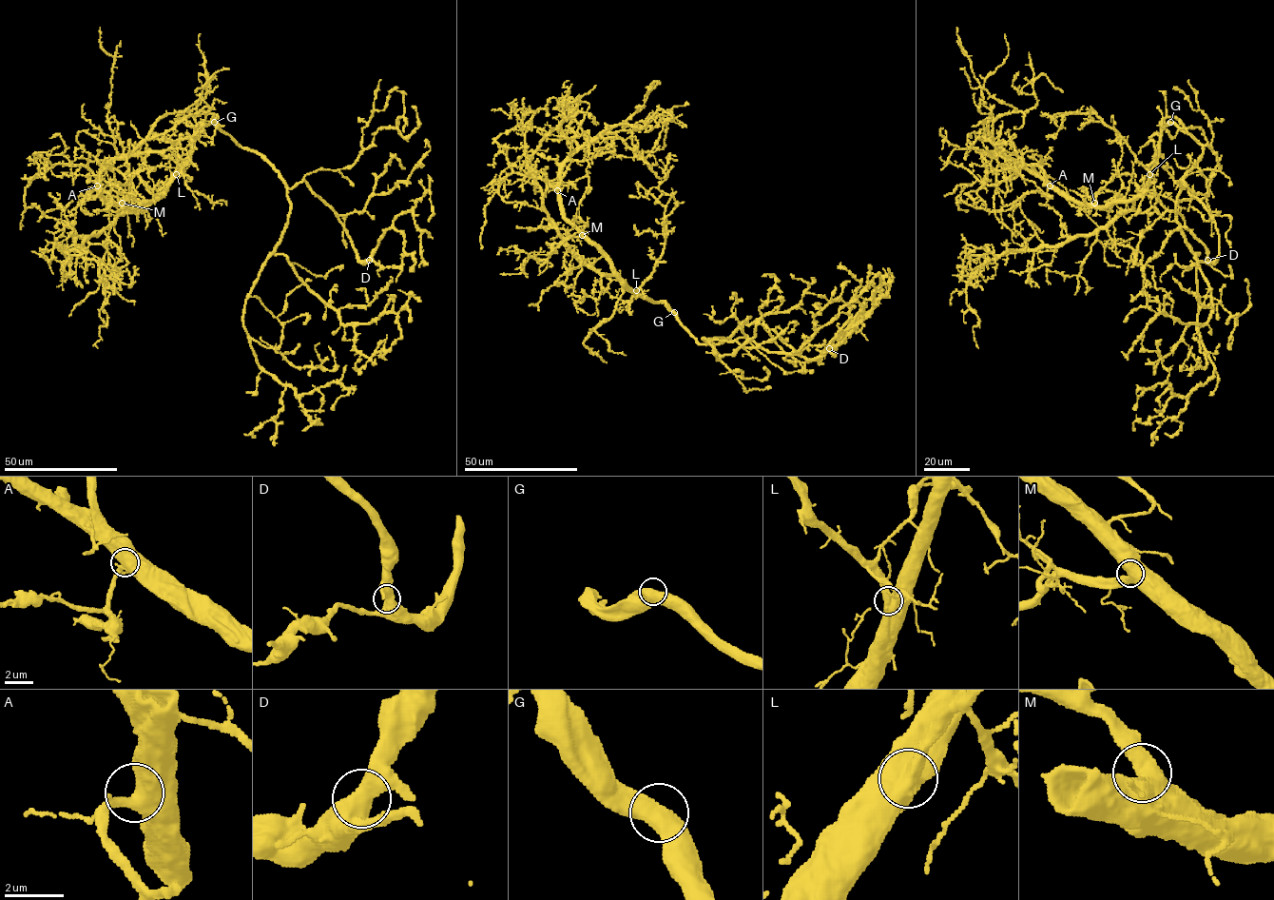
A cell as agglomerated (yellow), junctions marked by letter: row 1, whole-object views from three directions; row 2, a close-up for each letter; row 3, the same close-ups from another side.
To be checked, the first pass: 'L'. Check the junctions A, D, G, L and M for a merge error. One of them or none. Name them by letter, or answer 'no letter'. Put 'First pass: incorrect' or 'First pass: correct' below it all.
no letter
First pass: incorrect

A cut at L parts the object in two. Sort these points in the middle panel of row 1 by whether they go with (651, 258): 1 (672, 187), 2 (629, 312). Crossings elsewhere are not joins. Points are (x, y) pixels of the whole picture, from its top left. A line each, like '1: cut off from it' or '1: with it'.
1: with it
2: with it

